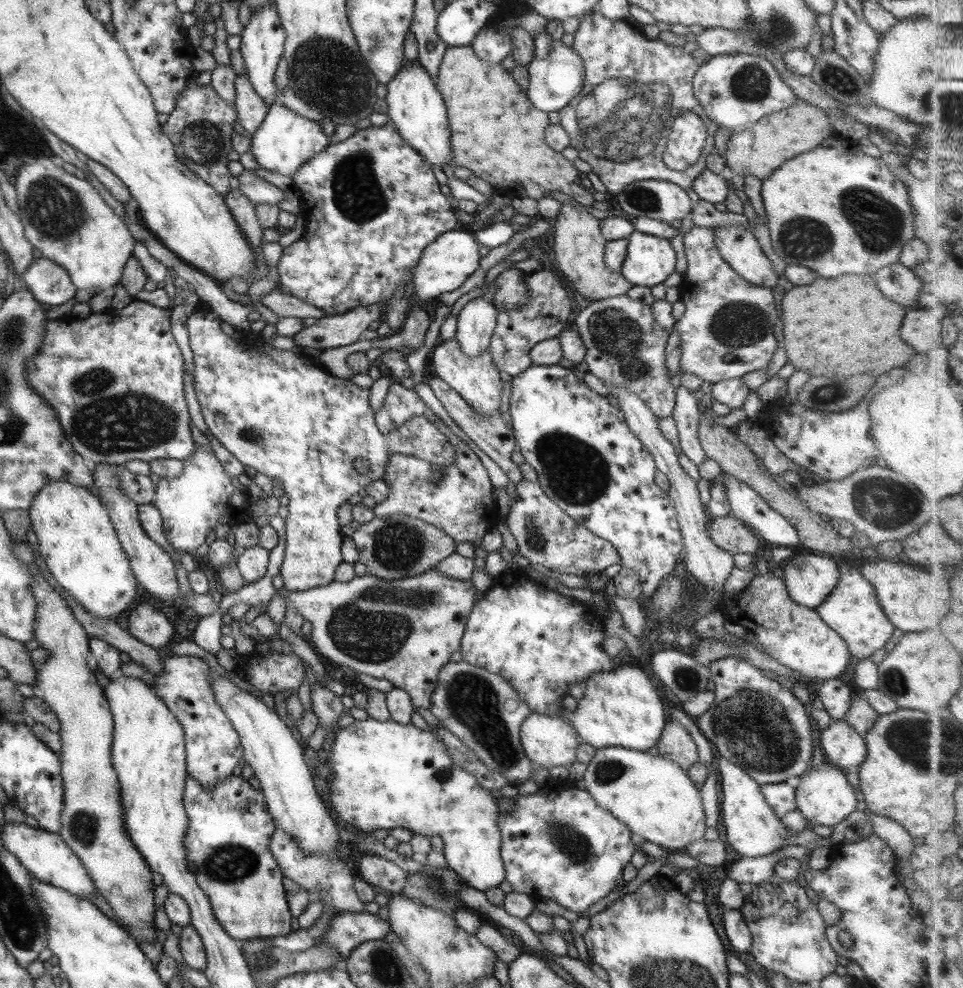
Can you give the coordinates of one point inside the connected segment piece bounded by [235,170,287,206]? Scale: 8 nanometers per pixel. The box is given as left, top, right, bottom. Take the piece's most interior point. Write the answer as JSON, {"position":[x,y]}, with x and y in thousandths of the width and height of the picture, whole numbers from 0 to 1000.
{"position":[267,192]}

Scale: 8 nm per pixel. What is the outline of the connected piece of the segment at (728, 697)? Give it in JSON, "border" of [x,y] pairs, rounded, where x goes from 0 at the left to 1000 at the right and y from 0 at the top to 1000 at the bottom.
{"border":[[[764,664],[744,668],[735,675],[738,689],[742,691],[742,707],[734,720],[722,728],[729,743],[739,751],[748,765],[765,773],[788,795],[816,790],[822,785],[834,784],[842,776],[845,751],[843,750],[842,725],[839,716],[833,713],[812,691],[794,685],[792,680],[777,669]]]}

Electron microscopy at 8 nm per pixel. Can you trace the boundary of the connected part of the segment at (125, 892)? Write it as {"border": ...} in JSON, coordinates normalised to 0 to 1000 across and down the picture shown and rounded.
{"border":[[[10,545],[15,561],[26,571],[33,583],[33,601],[40,609],[38,626],[36,626],[36,646],[39,657],[50,660],[50,667],[38,680],[35,692],[37,704],[42,705],[61,727],[64,739],[60,741],[65,749],[63,763],[63,782],[66,790],[66,818],[63,824],[64,838],[60,844],[69,854],[81,865],[93,889],[101,897],[103,904],[112,911],[116,921],[131,937],[135,937],[135,945],[150,959],[161,957],[164,949],[160,935],[160,901],[159,883],[153,872],[141,860],[128,835],[127,804],[121,789],[121,781],[115,772],[115,753],[117,751],[117,725],[108,699],[104,696],[101,686],[97,683],[92,672],[93,650],[88,636],[76,624],[75,618],[54,592],[50,592],[38,576],[35,557],[29,550],[21,550]]]}

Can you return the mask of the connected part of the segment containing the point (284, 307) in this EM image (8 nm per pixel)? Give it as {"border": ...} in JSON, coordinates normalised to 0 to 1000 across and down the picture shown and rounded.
{"border":[[[291,289],[291,293],[285,293],[276,300],[273,300],[271,306],[274,310],[280,312],[285,318],[289,319],[290,324],[297,321],[315,324],[327,322],[330,324],[339,320],[339,317],[332,312],[328,312],[328,310],[320,308],[317,304],[301,298],[293,289]]]}

